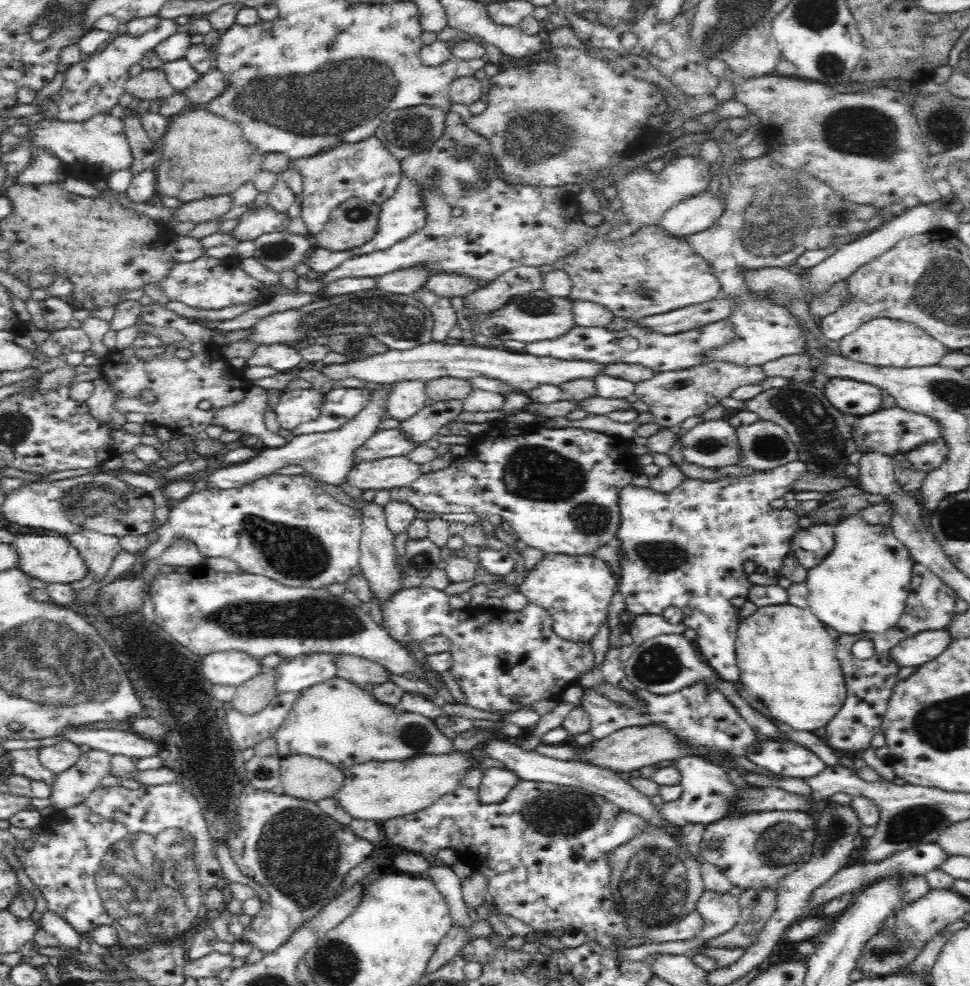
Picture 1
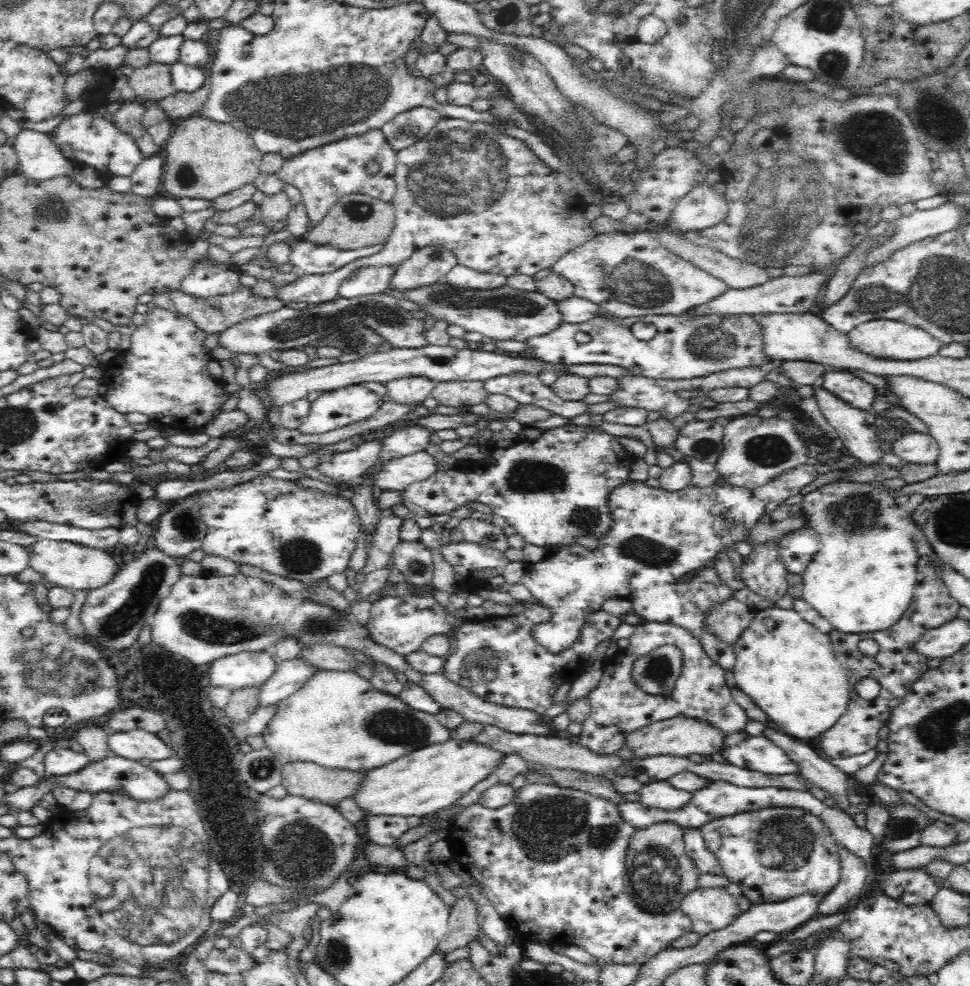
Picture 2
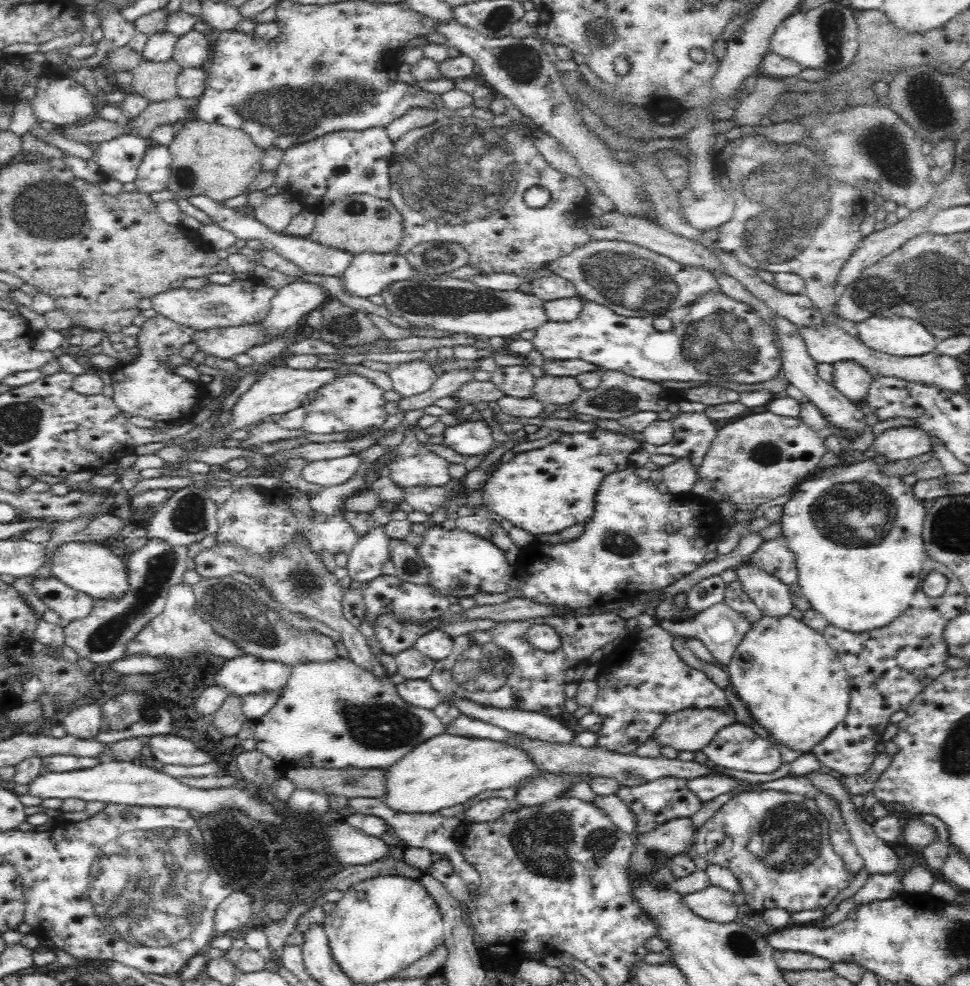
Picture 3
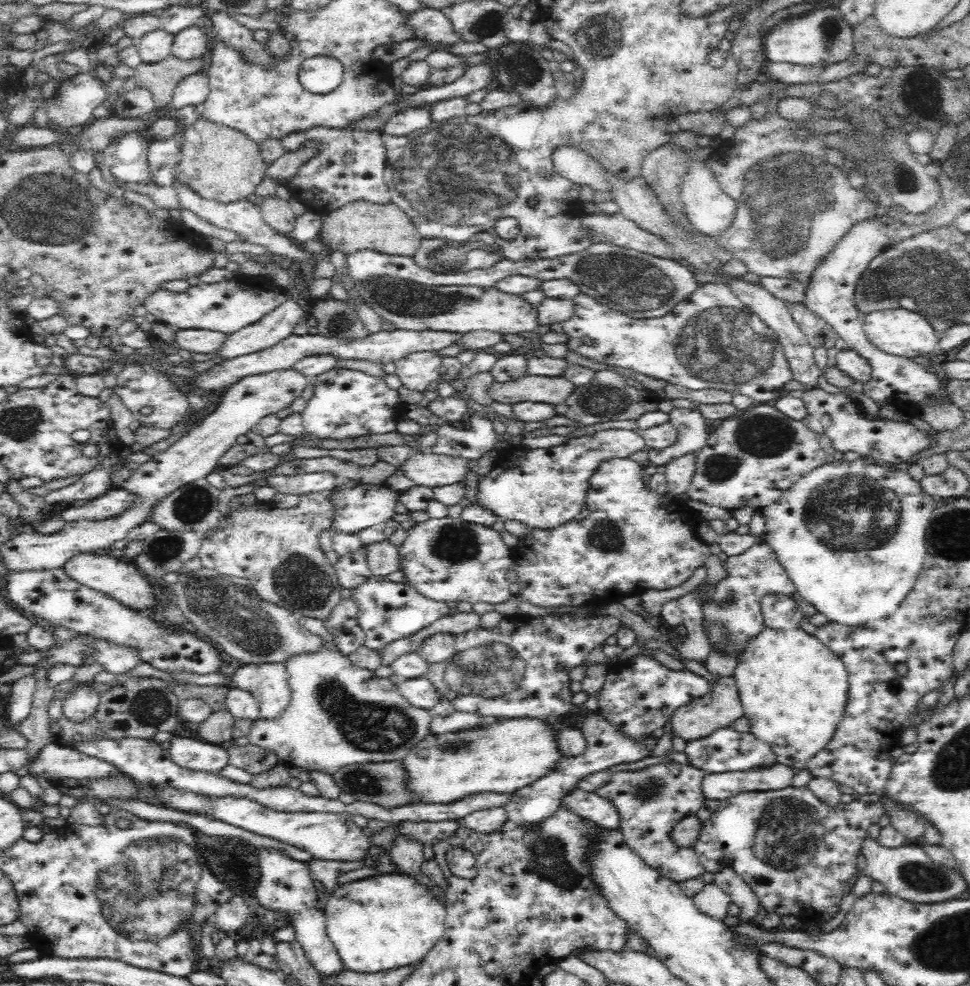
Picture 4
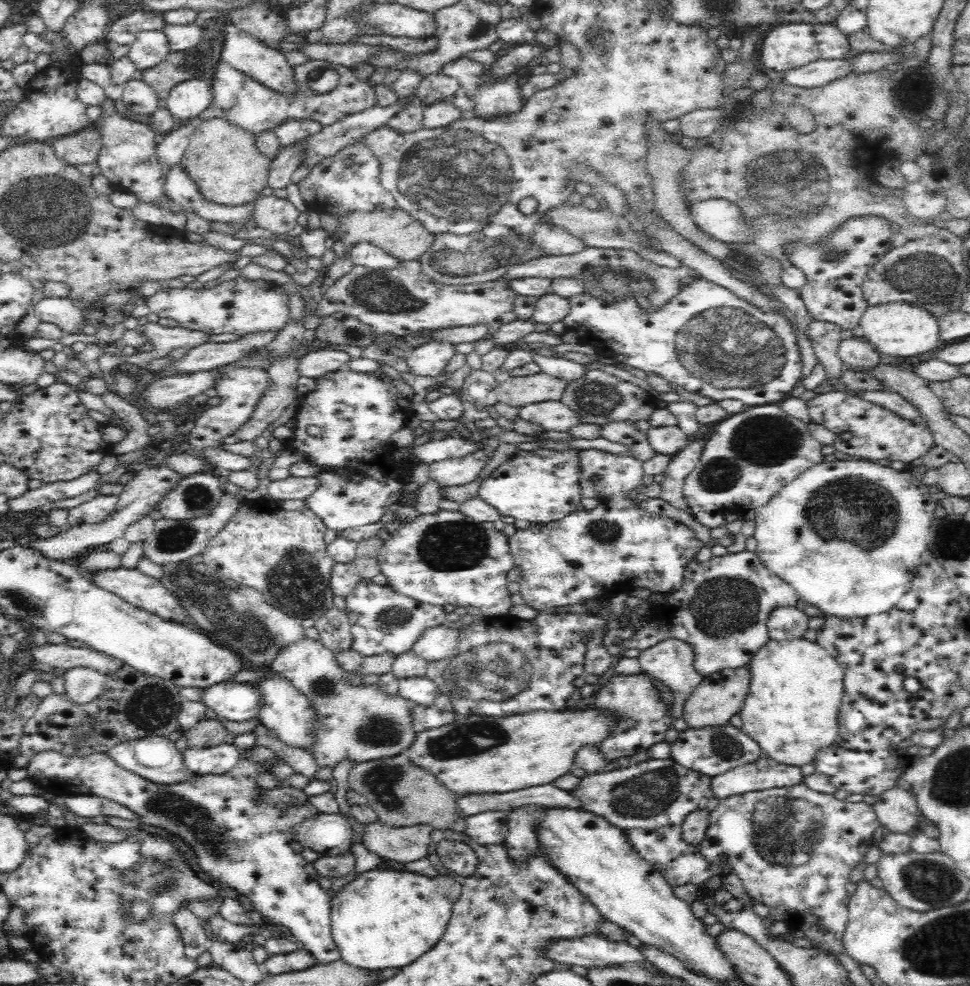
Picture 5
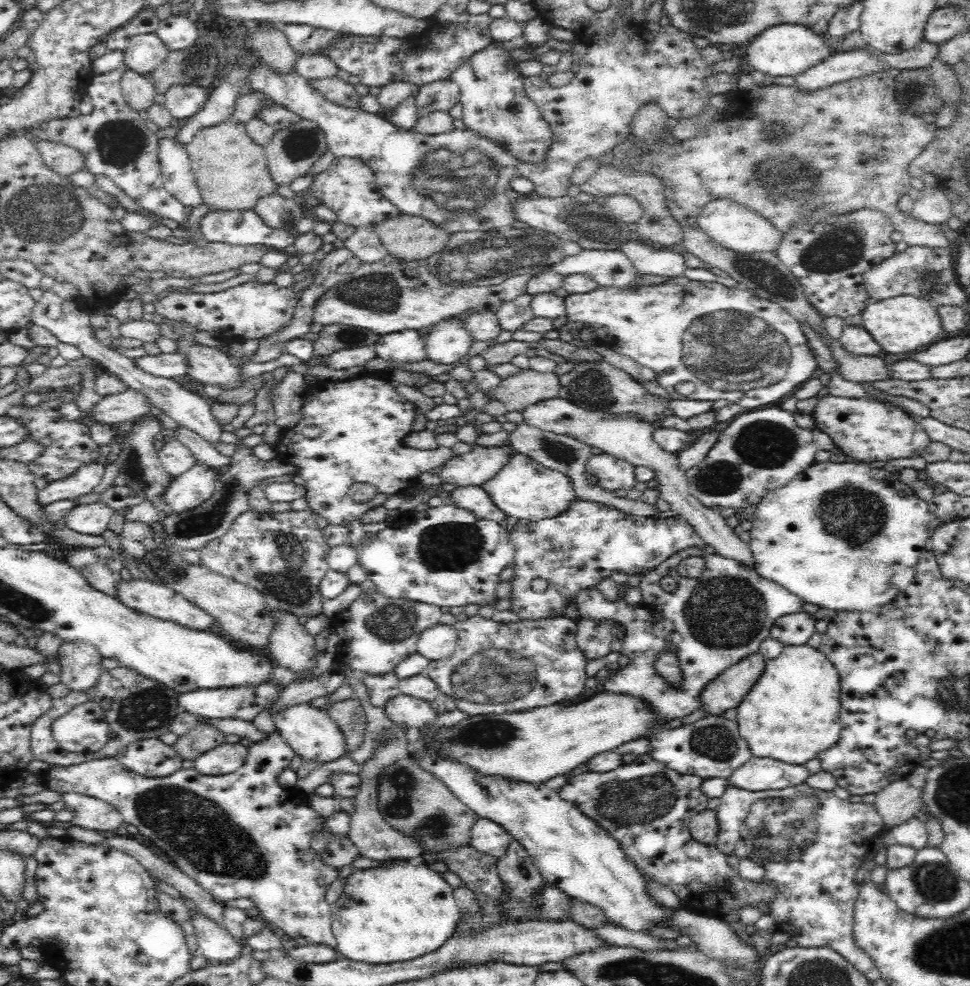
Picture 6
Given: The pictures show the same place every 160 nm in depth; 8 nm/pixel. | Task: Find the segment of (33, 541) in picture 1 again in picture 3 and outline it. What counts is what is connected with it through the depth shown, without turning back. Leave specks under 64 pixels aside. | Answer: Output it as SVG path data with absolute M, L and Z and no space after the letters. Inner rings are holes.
M71 541L58 547L53 554L51 574L64 584L95 599L118 600L129 591L124 561L109 549L109 543Z

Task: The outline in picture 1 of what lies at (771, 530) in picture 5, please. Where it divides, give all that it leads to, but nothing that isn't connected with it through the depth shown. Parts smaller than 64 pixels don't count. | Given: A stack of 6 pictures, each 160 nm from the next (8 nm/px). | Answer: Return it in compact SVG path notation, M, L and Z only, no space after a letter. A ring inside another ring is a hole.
M856 510L832 524L834 546L822 562L807 570L805 578L811 612L823 626L830 626L840 635L884 634L893 628L900 621L906 608L907 598L911 592L911 570L916 563L909 550L896 538L889 523L870 524L859 518L860 513L861 510Z

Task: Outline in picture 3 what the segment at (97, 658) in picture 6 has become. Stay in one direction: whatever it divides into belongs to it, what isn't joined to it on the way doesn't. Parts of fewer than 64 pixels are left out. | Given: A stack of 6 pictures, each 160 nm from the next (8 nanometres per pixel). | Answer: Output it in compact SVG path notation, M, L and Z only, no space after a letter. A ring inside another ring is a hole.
M101 704L76 705L59 717L68 734L78 738L94 738L101 722Z

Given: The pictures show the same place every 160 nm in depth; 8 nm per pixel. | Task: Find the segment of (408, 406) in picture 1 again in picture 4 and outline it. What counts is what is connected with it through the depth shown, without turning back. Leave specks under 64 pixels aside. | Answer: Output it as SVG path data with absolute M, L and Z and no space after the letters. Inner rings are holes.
M434 350L406 354L404 358L394 361L395 374L406 388L422 392L430 382L439 380L439 368L443 358L444 356Z

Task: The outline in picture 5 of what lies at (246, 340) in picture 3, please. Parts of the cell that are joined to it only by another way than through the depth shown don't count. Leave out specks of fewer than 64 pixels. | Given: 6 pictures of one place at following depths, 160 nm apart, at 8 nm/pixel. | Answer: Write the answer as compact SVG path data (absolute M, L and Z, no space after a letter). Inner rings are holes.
M154 322L139 325L137 328L146 335L146 340L153 344L152 352L140 352L132 356L134 364L146 370L149 370L148 365L152 360L166 357L174 348L180 348L180 346L194 348L210 340L210 335L202 331L188 330L184 327L172 328Z

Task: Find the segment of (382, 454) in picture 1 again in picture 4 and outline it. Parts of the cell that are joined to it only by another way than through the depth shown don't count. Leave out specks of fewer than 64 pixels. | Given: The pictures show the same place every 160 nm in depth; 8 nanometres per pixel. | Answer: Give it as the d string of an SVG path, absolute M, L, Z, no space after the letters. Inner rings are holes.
M315 472L315 473L308 473L308 474L292 474L292 475L280 475L275 474L269 476L266 479L267 486L271 486L274 488L276 493L282 494L292 494L301 497L305 494L310 493L327 493L328 490L332 490L332 488L336 487L336 477L332 475L332 473L326 472Z

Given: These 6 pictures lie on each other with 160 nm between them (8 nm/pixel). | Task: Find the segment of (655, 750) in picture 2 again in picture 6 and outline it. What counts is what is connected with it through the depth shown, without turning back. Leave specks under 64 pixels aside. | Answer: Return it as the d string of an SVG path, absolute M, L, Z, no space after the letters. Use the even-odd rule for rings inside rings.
M760 652L742 658L706 686L701 696L701 709L718 716L728 708L736 708L758 682L765 668L766 662Z

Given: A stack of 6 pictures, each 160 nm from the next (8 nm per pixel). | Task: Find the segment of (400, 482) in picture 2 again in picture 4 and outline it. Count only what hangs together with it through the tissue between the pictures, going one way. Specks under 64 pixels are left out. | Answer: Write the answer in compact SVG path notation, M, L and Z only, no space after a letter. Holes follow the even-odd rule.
M430 451L413 452L401 468L414 480L416 486L430 487L448 486L466 480L470 471L468 460L448 455L437 455Z

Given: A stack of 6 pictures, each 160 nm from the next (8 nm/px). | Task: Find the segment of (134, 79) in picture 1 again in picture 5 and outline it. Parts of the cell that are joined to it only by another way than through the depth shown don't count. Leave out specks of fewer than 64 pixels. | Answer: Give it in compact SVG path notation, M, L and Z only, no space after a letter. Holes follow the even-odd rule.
M200 40L196 46L192 46L186 50L170 51L161 63L158 63L154 68L146 69L142 73L142 79L154 89L158 98L165 99L170 90L180 84L180 82L192 79L211 80L217 64L218 60L214 56L214 50L212 50L210 42Z

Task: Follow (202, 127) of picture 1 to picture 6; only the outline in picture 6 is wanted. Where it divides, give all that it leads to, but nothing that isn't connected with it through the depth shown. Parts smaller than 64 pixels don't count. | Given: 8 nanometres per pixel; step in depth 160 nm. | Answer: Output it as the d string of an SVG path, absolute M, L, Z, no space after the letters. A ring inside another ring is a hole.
M233 120L218 124L218 126L203 128L186 145L186 151L192 162L193 176L195 177L198 191L202 196L203 202L210 207L211 211L254 210L260 198L276 194L279 188L267 168L267 159L263 146L254 143L249 138L244 123Z

